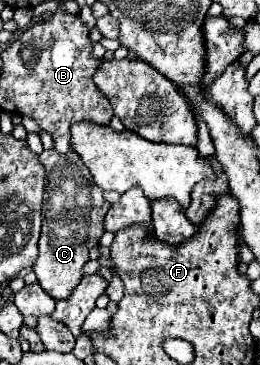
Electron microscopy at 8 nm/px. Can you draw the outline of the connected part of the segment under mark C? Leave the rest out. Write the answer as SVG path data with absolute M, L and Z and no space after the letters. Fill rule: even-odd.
M71 156L67 160L69 162L63 162L63 168L47 168L39 256L33 264L39 286L53 300L67 300L69 292L73 292L73 286L79 284L83 266L89 262L89 250L99 244L99 238L105 232L105 212L111 208L111 204L103 198L103 190L93 184L89 168L81 164L81 158L79 162L71 162Z

